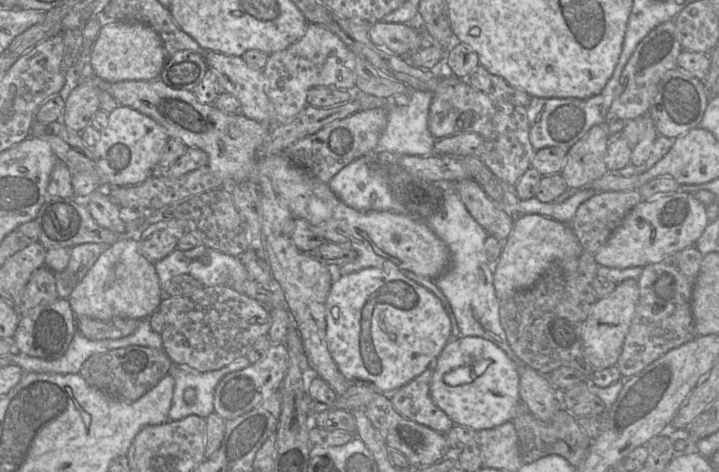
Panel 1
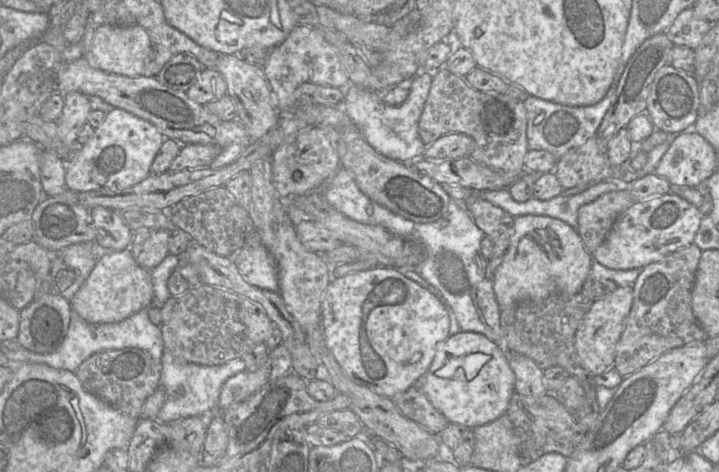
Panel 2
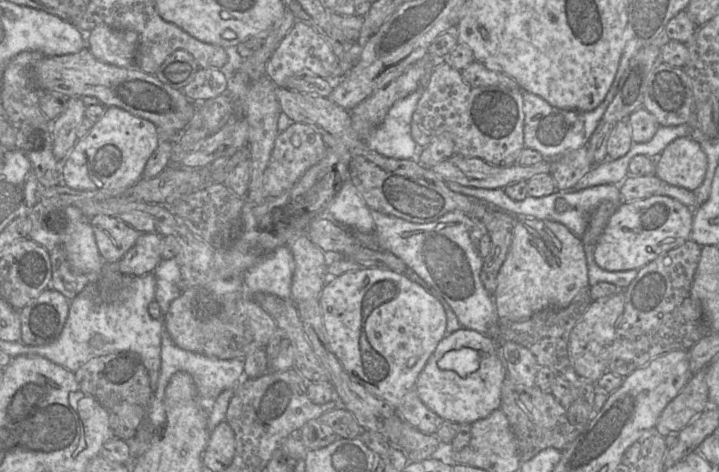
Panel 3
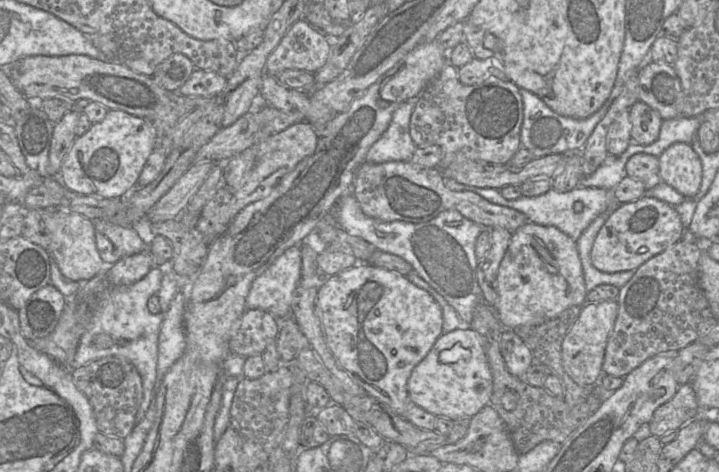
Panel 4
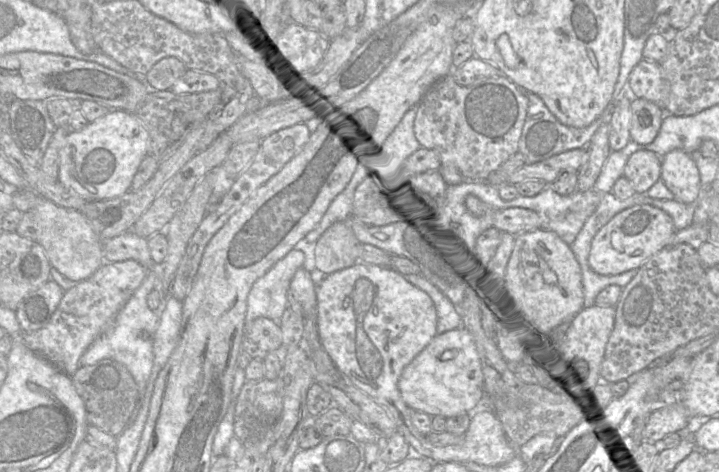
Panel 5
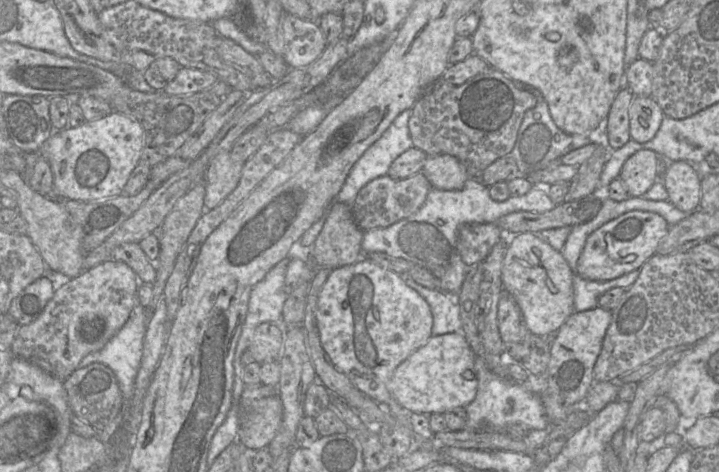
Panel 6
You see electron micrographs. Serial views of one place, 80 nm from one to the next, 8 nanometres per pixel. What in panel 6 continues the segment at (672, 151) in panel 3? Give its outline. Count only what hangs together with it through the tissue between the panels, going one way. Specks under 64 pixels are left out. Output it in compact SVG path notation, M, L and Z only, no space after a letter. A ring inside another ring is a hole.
M682 160L669 162L662 182L668 201L677 209L686 213L699 209L701 180L694 164Z

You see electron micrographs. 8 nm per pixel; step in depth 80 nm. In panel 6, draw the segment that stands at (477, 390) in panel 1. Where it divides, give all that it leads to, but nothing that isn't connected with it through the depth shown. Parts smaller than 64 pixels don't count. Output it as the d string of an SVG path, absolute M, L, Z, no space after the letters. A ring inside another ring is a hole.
M453 332L438 336L431 336L428 342L414 351L394 371L387 384L392 397L404 408L412 413L443 414L456 407L466 407L477 394L478 380L475 373L475 357L473 350L462 333Z

